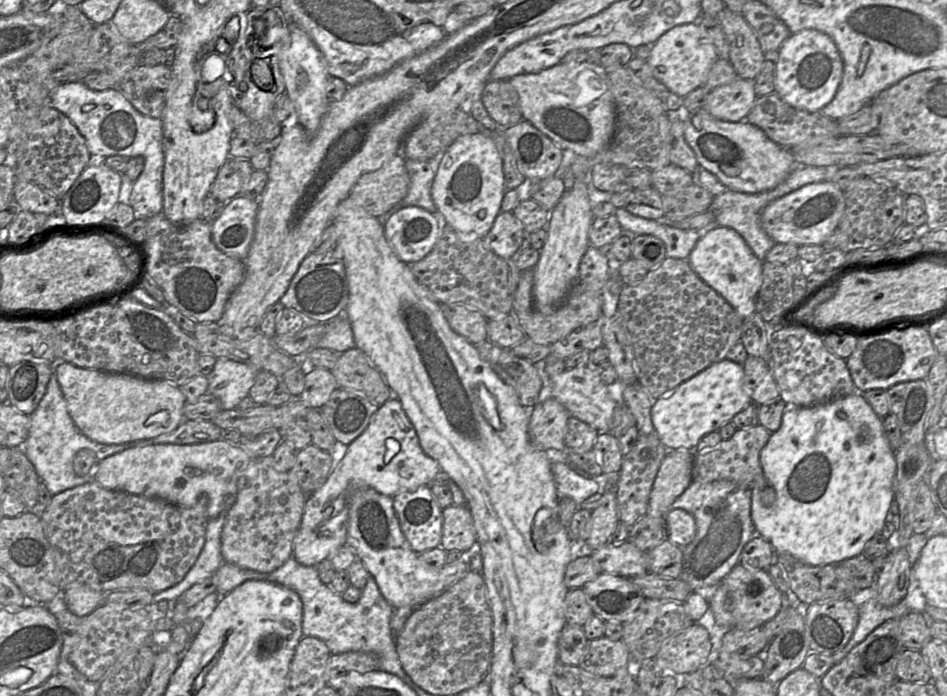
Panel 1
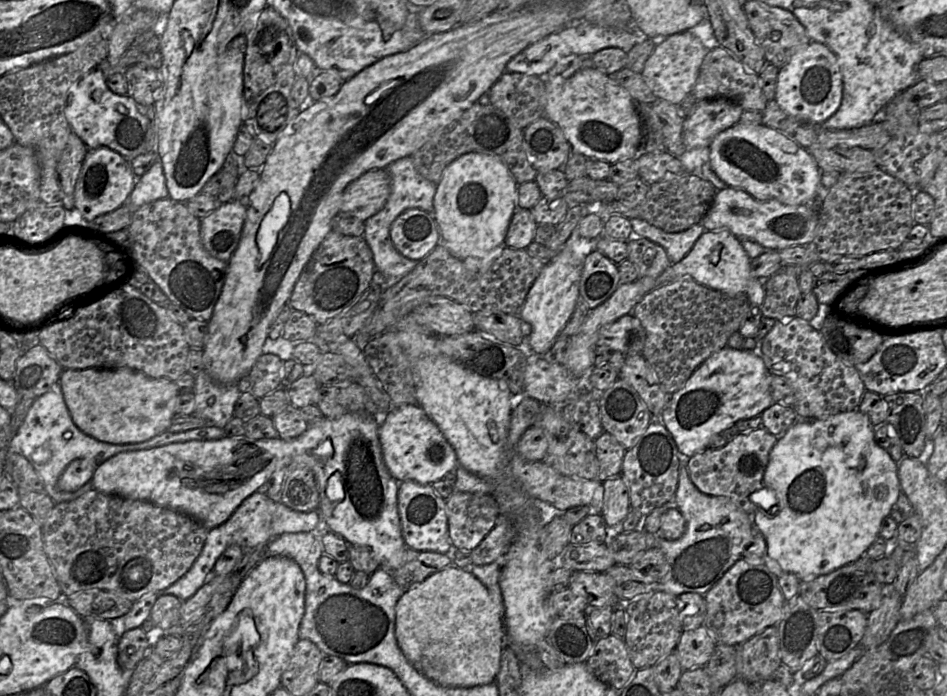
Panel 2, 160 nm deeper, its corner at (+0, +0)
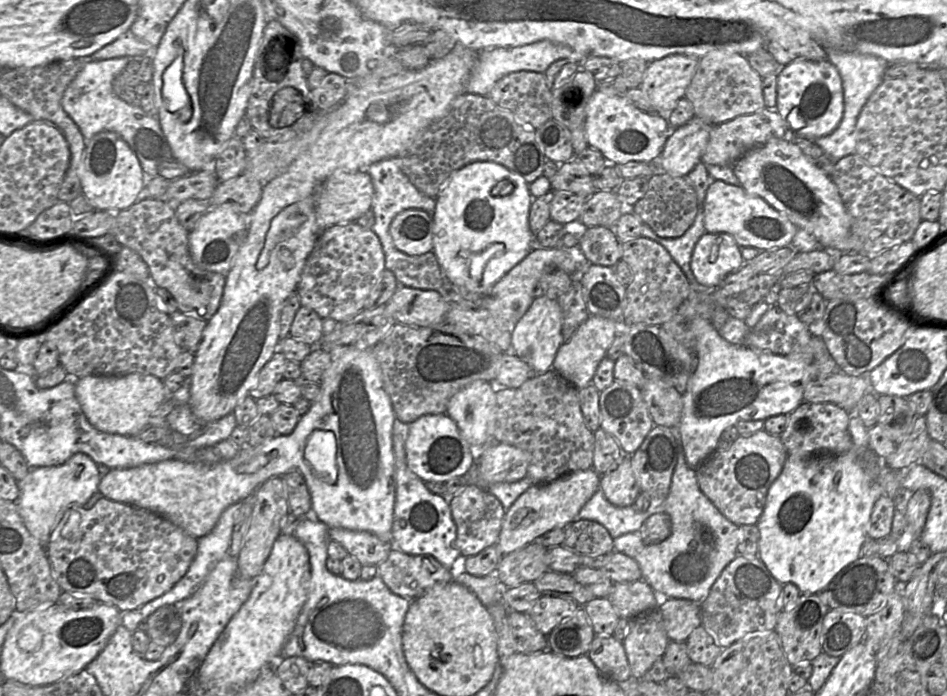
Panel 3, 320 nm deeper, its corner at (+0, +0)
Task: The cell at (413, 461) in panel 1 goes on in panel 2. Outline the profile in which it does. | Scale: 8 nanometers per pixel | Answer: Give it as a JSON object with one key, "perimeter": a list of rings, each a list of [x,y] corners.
{"perimeter":[[[419,405],[393,407],[381,417],[378,436],[385,465],[398,482],[431,485],[458,465],[453,447]]]}

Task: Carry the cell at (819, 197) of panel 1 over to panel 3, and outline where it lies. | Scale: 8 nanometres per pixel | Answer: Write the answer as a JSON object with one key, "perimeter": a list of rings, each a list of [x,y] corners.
{"perimeter":[[[711,180],[704,201],[704,227],[708,233],[730,234],[740,247],[770,250],[790,246],[798,227],[763,198],[749,194],[741,185]]]}

